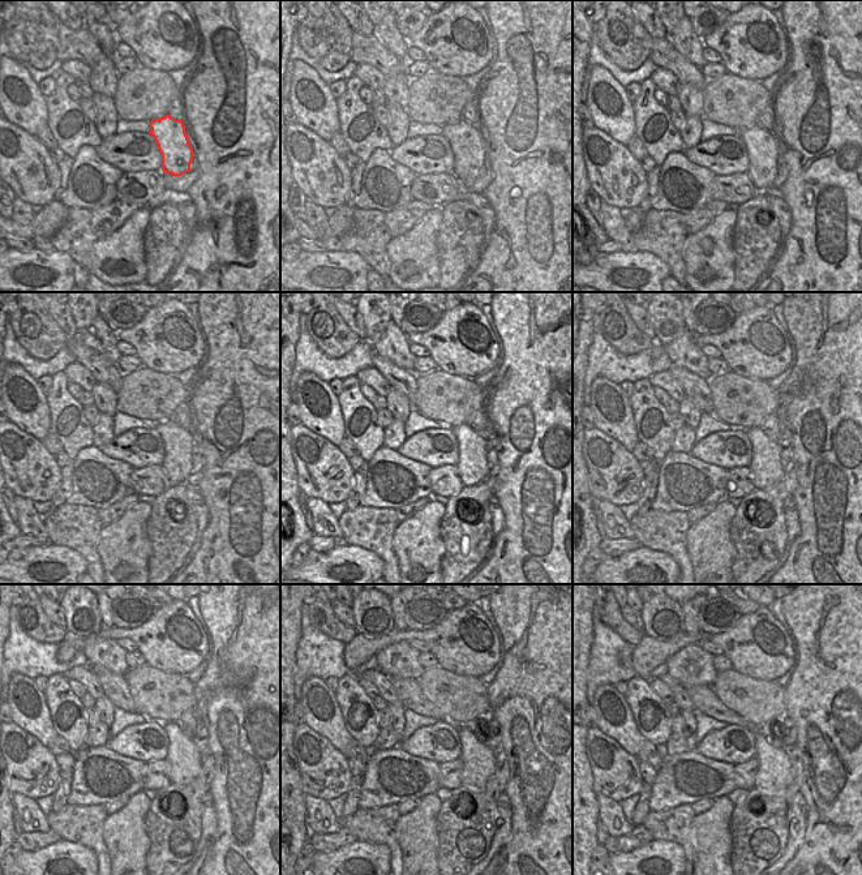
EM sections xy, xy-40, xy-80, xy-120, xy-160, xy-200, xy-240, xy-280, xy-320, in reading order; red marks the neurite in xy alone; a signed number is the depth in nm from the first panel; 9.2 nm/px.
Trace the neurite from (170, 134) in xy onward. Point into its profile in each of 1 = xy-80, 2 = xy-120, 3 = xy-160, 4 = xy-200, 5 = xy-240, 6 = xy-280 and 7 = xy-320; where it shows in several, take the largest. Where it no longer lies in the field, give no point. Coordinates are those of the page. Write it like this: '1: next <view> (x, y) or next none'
1: next xy-80 (762, 146)
2: next xy-120 (178, 463)
3: next xy-160 (472, 466)
4: next xy-200 (766, 466)
5: next xy-240 (184, 758)
6: next xy-280 (479, 763)
7: next xy-320 (773, 775)

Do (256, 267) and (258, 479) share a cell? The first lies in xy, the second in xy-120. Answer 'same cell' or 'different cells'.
same cell

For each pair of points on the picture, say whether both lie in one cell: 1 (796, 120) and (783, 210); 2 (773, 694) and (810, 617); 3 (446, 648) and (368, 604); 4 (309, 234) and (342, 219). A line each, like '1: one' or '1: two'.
1: two
2: two
3: two
4: one

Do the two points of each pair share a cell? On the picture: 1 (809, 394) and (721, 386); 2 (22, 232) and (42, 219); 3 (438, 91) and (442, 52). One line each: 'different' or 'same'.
1: different
2: same
3: different

